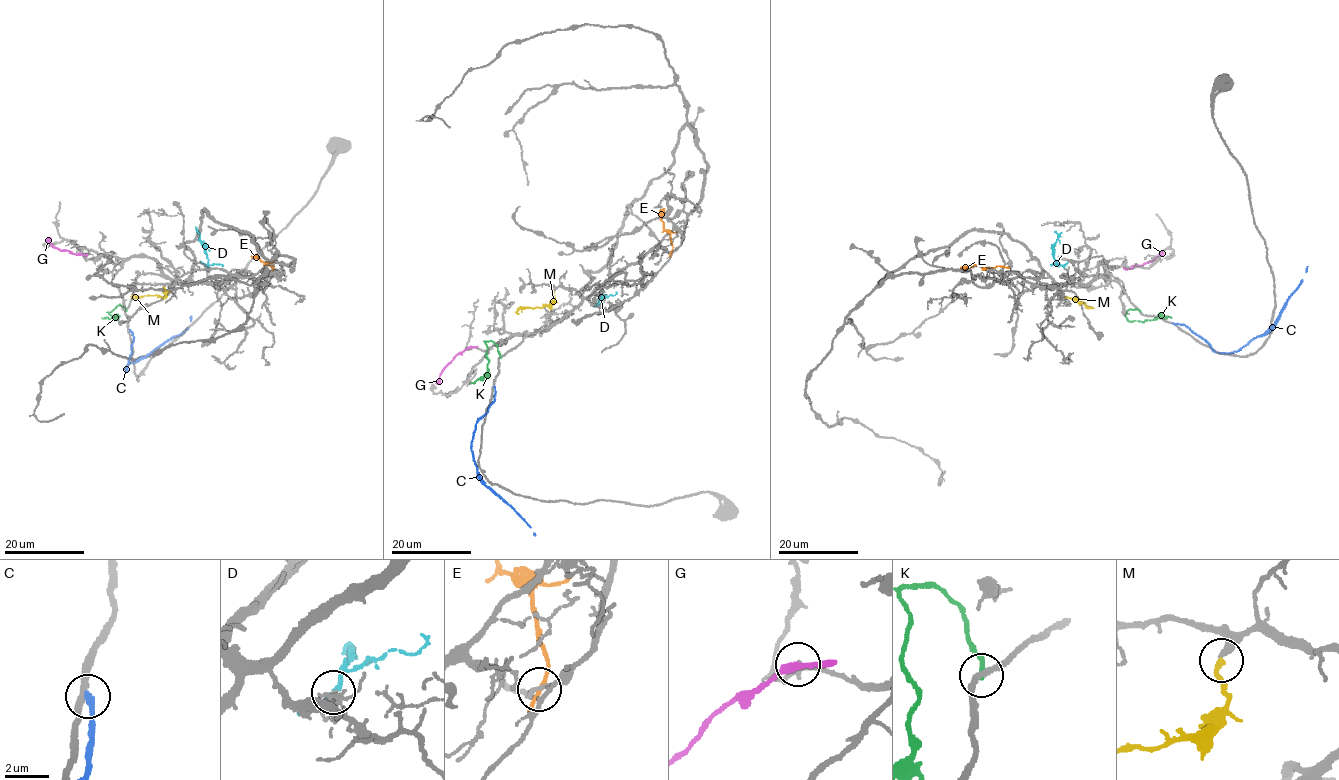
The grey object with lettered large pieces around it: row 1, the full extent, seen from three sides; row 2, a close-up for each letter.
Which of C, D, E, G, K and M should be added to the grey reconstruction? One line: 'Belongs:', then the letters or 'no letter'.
Belongs: D, M

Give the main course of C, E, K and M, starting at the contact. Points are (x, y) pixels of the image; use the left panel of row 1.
C: (129, 330), (134, 340), (127, 371), (127, 364), (138, 361), (188, 327), (191, 316)
E: (273, 268), (256, 255)
K: (125, 310), (120, 304), (109, 313), (117, 319), (101, 317)
M: (163, 287), (167, 291), (163, 296), (135, 298)

